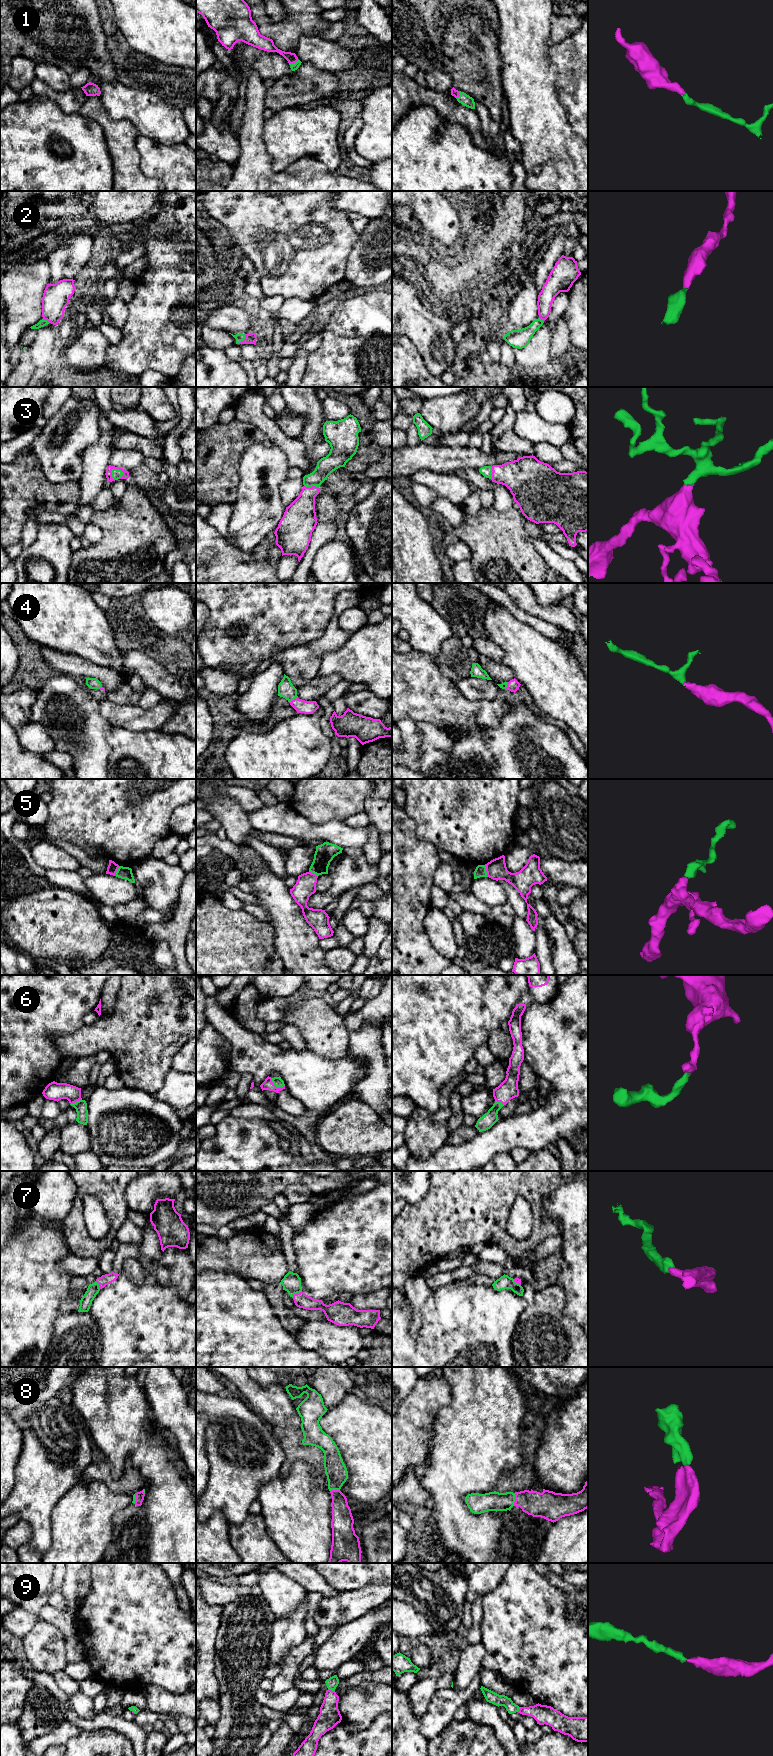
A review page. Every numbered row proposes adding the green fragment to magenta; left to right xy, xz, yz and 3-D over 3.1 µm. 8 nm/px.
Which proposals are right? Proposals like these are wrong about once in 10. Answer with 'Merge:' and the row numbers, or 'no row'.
Merge: 1, 2, 3, 4, 6, 7, 8, 9

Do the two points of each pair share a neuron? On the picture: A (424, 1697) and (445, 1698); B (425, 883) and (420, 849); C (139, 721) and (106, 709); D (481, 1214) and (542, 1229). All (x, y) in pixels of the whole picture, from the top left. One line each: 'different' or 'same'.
A: different
B: same
C: same
D: same

